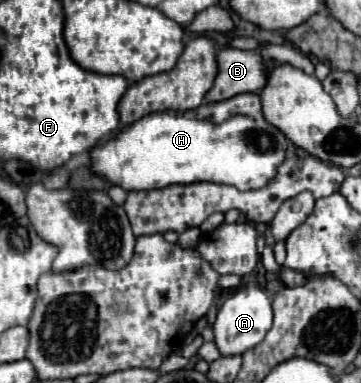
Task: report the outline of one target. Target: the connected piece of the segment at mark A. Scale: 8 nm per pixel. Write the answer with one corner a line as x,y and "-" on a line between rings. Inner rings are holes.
255,281
245,283
239,287
231,297
225,299
225,303
219,307
213,333
215,333
215,345
221,355
243,355
245,351
253,349
257,343
263,341
267,331
273,323
273,311
271,311
271,297
267,291
263,291

